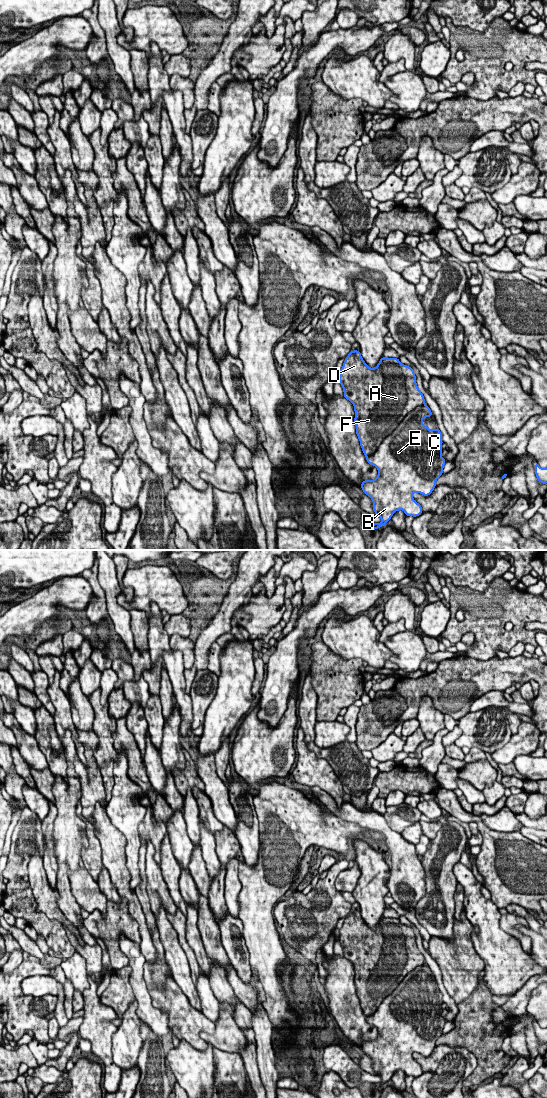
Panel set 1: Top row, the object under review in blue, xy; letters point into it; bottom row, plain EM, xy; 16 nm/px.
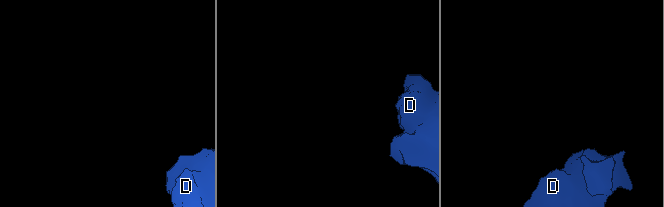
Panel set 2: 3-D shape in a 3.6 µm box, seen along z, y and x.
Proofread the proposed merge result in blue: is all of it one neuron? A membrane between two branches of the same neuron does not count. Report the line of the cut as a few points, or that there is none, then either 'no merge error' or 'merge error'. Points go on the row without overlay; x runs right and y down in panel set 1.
xy (424, 962), (411, 970), (378, 1008), (366, 1017) | merge error

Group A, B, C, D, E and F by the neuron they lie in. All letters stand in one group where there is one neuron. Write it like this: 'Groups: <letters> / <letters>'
Groups: A D F / B C E

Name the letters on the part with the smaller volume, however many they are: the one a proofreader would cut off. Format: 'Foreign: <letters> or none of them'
Foreign: A, D, F

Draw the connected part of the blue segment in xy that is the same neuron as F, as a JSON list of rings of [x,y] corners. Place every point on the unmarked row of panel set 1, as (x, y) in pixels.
[[[353,910],[345,917],[339,933],[344,958],[354,966],[356,994],[366,1017],[375,1013],[382,1001],[398,987],[409,972],[425,963],[413,928],[401,924],[398,918],[382,917],[375,928],[370,928],[360,911]]]

